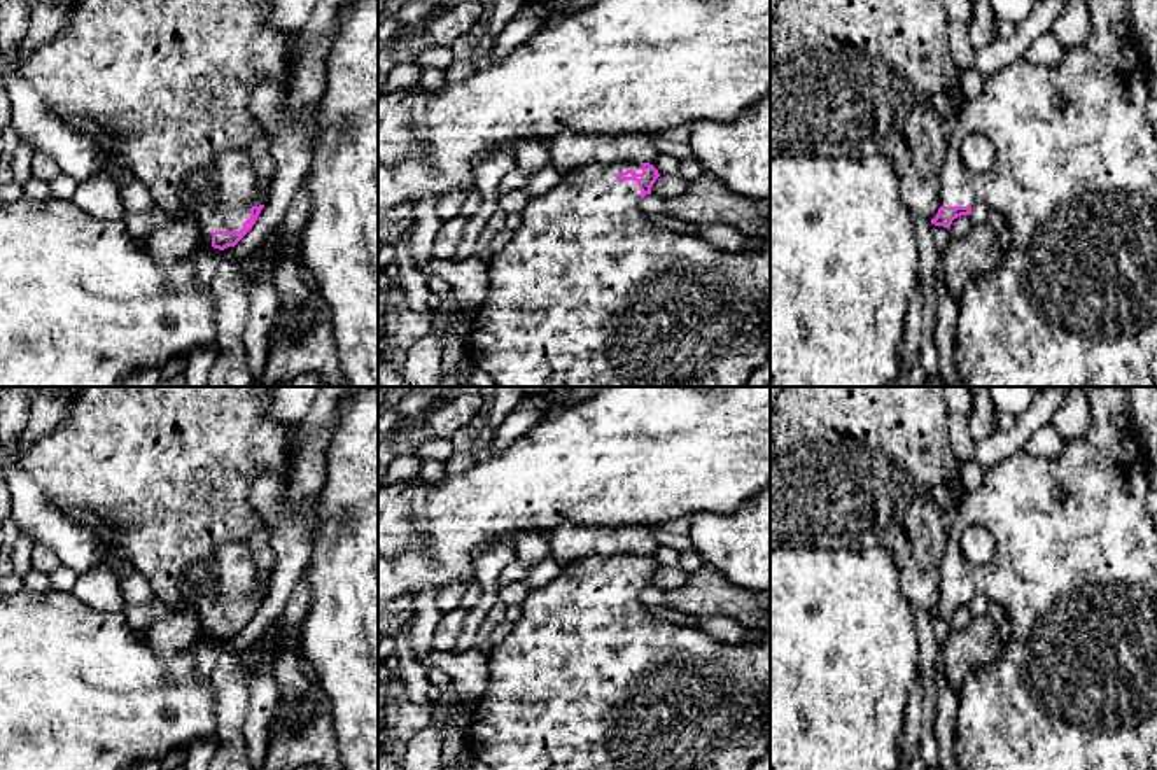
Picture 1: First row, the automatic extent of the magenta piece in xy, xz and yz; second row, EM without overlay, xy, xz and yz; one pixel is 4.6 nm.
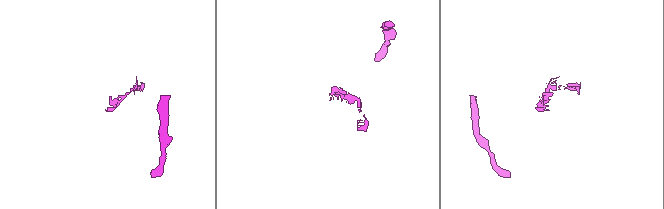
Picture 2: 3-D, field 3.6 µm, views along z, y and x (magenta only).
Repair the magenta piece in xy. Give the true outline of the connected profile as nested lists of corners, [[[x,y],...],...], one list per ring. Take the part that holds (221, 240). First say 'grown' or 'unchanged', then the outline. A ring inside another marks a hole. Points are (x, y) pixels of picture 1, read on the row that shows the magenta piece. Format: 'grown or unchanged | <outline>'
grown | [[[231,149],[187,178],[182,198],[194,210],[203,245],[235,247],[256,224],[271,189],[263,189],[250,156]]]

